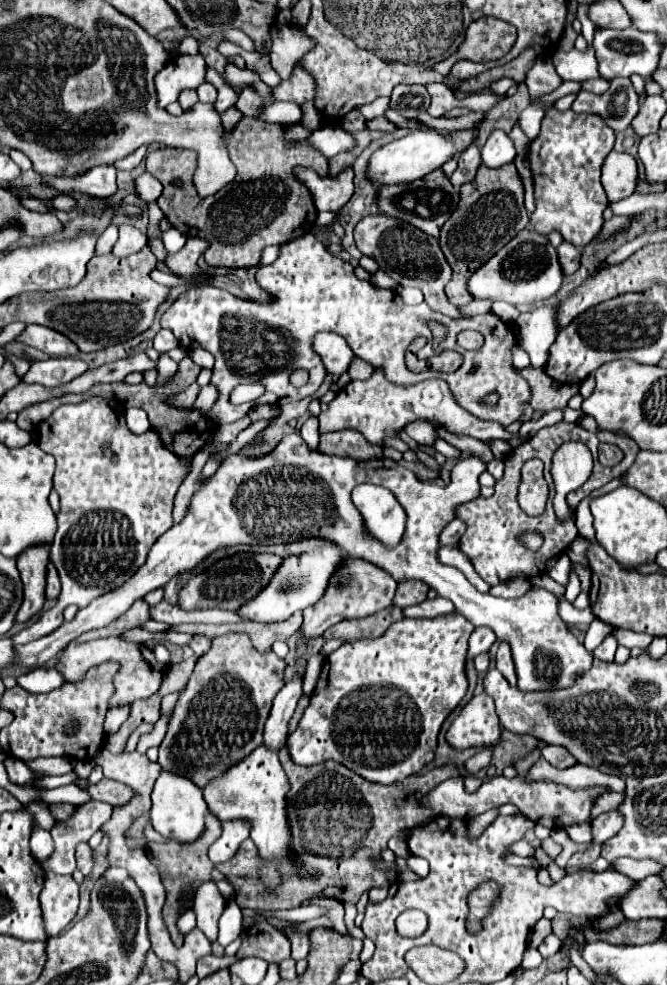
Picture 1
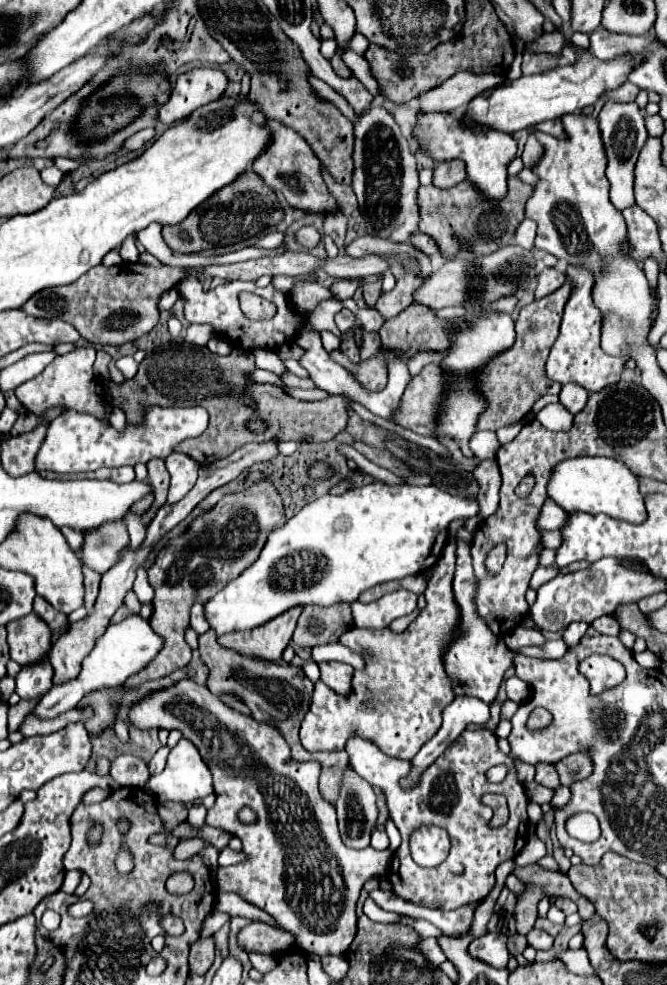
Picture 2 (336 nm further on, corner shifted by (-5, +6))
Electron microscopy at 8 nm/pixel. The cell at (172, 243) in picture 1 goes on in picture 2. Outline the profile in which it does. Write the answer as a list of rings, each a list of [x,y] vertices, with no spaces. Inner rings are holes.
[[[131,234],[124,240],[121,248],[119,249],[119,254],[123,262],[138,262],[138,256],[140,255],[136,244],[136,234]]]

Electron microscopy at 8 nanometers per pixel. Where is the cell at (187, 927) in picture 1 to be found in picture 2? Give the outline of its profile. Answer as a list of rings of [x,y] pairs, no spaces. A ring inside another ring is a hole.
[[[226,846],[222,852],[220,852],[220,858],[218,858],[218,864],[220,866],[228,866],[230,862],[242,862],[246,858],[246,854],[242,850],[232,850],[230,846]]]

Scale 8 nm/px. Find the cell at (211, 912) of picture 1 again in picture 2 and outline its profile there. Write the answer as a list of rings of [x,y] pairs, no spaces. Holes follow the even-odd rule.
[[[188,678],[180,680],[180,682],[178,682],[176,686],[172,686],[172,688],[160,690],[160,692],[156,692],[156,694],[152,694],[152,696],[140,700],[138,704],[134,704],[134,708],[130,710],[130,720],[132,720],[132,724],[138,726],[138,728],[166,728],[166,730],[178,728],[188,740],[192,740],[192,742],[198,746],[198,750],[200,750],[204,762],[206,762],[208,768],[212,770],[216,804],[208,810],[208,824],[214,826],[214,828],[220,828],[220,830],[224,830],[224,832],[228,832],[228,834],[240,836],[240,840],[242,840],[242,844],[244,844],[244,852],[250,856],[250,858],[248,858],[246,862],[242,862],[242,864],[228,866],[228,868],[218,868],[218,870],[214,872],[214,876],[212,876],[216,888],[218,888],[220,892],[238,892],[238,896],[242,896],[246,902],[250,902],[250,904],[254,904],[254,906],[262,908],[264,912],[268,912],[268,914],[278,922],[280,928],[284,928],[286,932],[290,932],[290,934],[294,936],[296,944],[298,944],[302,950],[306,950],[306,952],[310,952],[310,954],[316,954],[316,956],[344,954],[344,952],[350,948],[350,944],[352,944],[352,940],[354,940],[354,936],[356,936],[356,912],[354,912],[354,910],[356,910],[356,900],[358,900],[358,894],[360,894],[360,890],[362,890],[362,884],[364,884],[368,878],[372,878],[372,876],[376,876],[376,874],[380,876],[380,874],[384,874],[384,872],[388,870],[392,852],[388,852],[388,850],[378,852],[378,850],[374,850],[374,848],[352,850],[352,848],[346,848],[346,846],[342,844],[342,840],[338,840],[336,810],[334,810],[334,806],[332,806],[330,802],[326,802],[326,800],[322,798],[322,794],[320,794],[320,790],[318,790],[318,778],[320,778],[320,768],[322,768],[320,762],[296,762],[296,760],[292,762],[290,748],[288,748],[284,736],[280,734],[280,730],[278,730],[276,726],[266,724],[266,722],[256,722],[252,716],[242,714],[242,712],[238,712],[238,710],[226,706],[226,704],[224,704],[218,696],[214,696],[206,686],[198,686],[194,680],[188,680]],[[244,806],[250,806],[250,808],[256,810],[256,814],[258,814],[258,822],[256,822],[256,824],[246,826],[246,824],[240,824],[240,822],[238,822],[238,810],[244,808]]]

